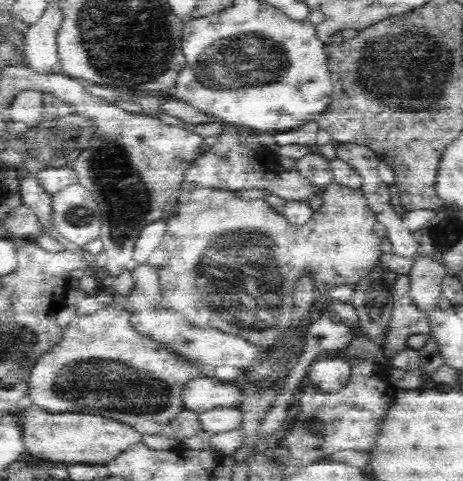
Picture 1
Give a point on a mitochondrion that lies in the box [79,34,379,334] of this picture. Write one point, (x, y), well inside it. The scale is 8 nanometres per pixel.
(127, 201)

